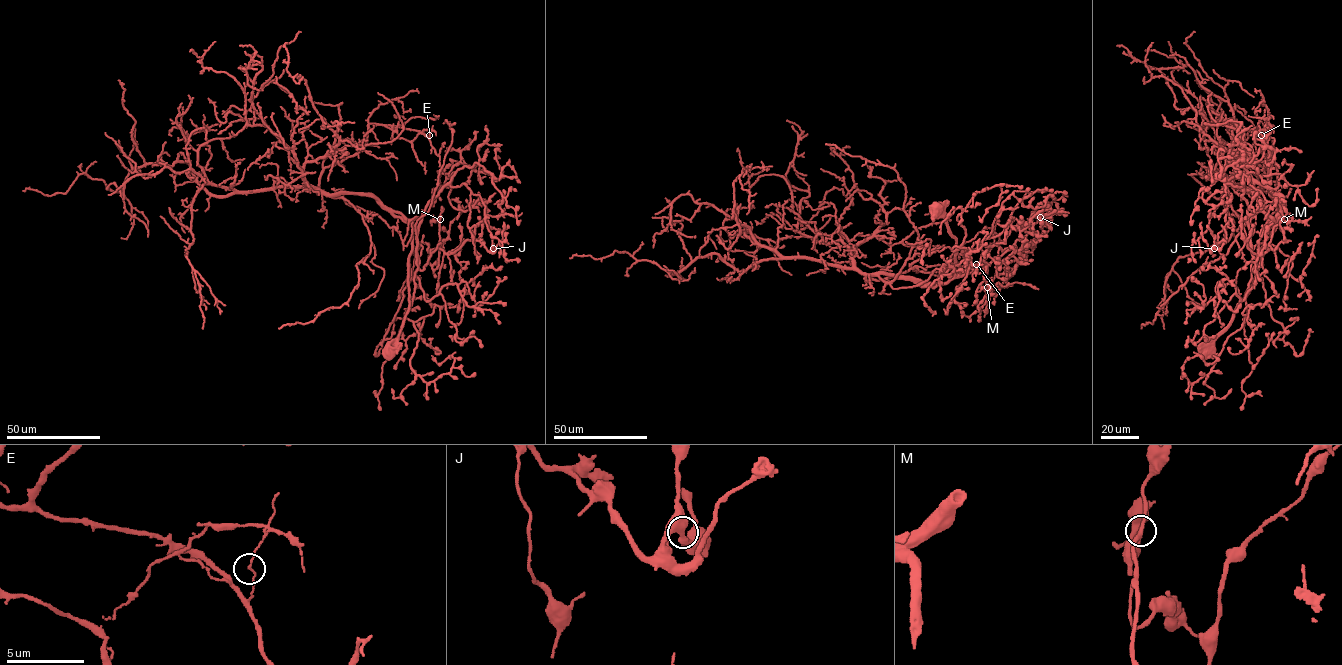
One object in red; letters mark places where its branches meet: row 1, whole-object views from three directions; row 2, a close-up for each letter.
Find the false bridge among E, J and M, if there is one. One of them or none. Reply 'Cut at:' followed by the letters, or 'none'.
Cut at: E

